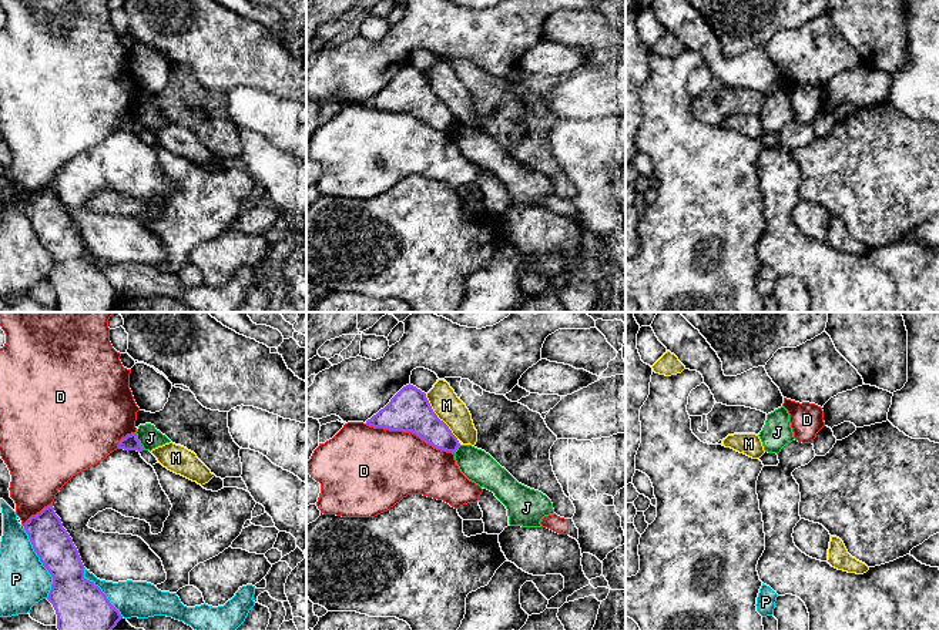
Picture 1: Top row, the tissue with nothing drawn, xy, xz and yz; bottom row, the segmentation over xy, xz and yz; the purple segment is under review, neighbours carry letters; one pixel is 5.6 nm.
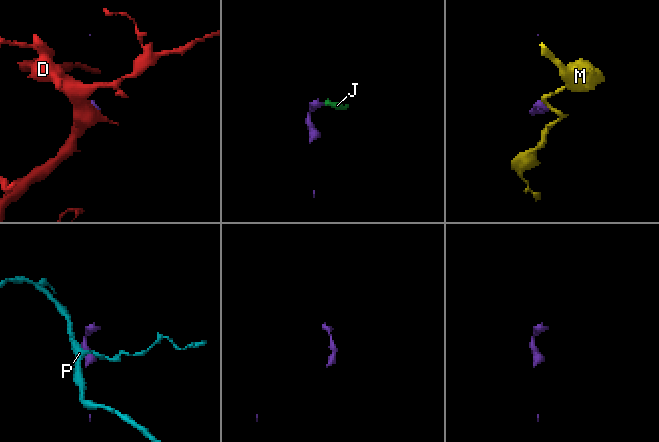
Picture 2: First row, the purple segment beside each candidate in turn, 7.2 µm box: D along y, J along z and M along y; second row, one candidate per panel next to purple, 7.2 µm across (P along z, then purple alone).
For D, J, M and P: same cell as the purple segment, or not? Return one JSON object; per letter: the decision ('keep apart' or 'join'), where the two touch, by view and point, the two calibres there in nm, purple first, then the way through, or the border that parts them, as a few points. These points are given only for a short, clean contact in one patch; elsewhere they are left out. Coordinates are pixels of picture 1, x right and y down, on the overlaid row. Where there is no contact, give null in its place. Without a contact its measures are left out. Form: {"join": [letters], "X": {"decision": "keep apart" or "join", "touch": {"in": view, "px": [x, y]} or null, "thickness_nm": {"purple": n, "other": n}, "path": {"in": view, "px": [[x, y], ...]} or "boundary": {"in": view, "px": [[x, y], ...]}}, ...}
{"join": [], "D": {"decision": "keep apart", "touch": {"in": "xz", "px": [409, 431]}, "thickness_nm": {"purple": 240, "other": 420}}, "J": {"decision": "keep apart", "touch": {"in": "xy", "px": [138, 441]}, "thickness_nm": {"purple": 90, "other": 120}, "boundary": {"in": "xy", "px": [[136, 432], [144, 449]]}}, "M": {"decision": "keep apart", "touch": {"in": "xz", "px": [438, 418]}, "thickness_nm": {"purple": 240, "other": 160}, "boundary": {"in": "xz", "px": [[425, 394], [432, 411], [458, 441]]}}, "P": {"decision": "keep apart", "touch": {"in": "xy", "px": [40, 560]}, "thickness_nm": {"purple": 220, "other": 280}}}

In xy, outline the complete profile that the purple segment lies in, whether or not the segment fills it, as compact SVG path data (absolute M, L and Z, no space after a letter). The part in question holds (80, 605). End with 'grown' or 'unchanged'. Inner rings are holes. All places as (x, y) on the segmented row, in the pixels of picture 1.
M53 503L24 523L24 530L53 577L47 600L57 614L58 630L113 630L123 619L94 582L84 577L84 564L63 527Z; unchanged

